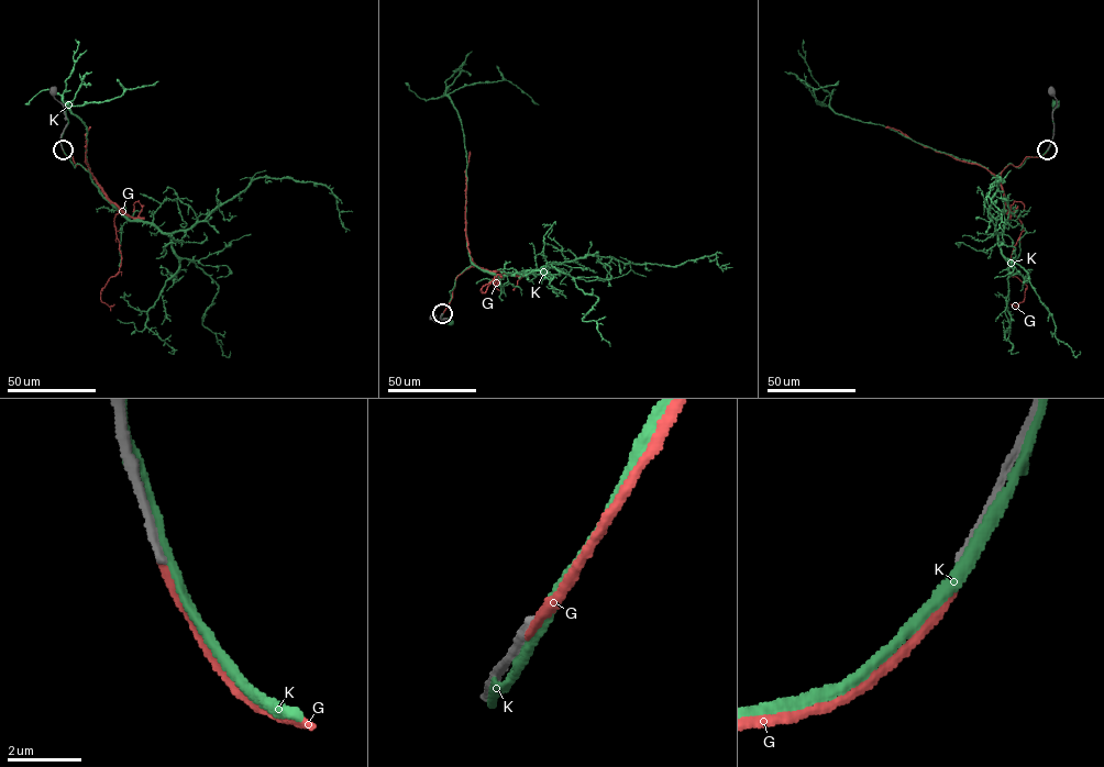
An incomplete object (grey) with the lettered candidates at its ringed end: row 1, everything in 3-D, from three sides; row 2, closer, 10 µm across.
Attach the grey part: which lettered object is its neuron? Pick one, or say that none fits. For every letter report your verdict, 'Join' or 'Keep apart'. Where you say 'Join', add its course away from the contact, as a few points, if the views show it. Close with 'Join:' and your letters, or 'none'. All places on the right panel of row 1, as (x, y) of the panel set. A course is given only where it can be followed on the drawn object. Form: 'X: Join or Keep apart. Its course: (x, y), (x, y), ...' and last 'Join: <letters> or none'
G: Keep apart
K: Keep apart
Join: none

